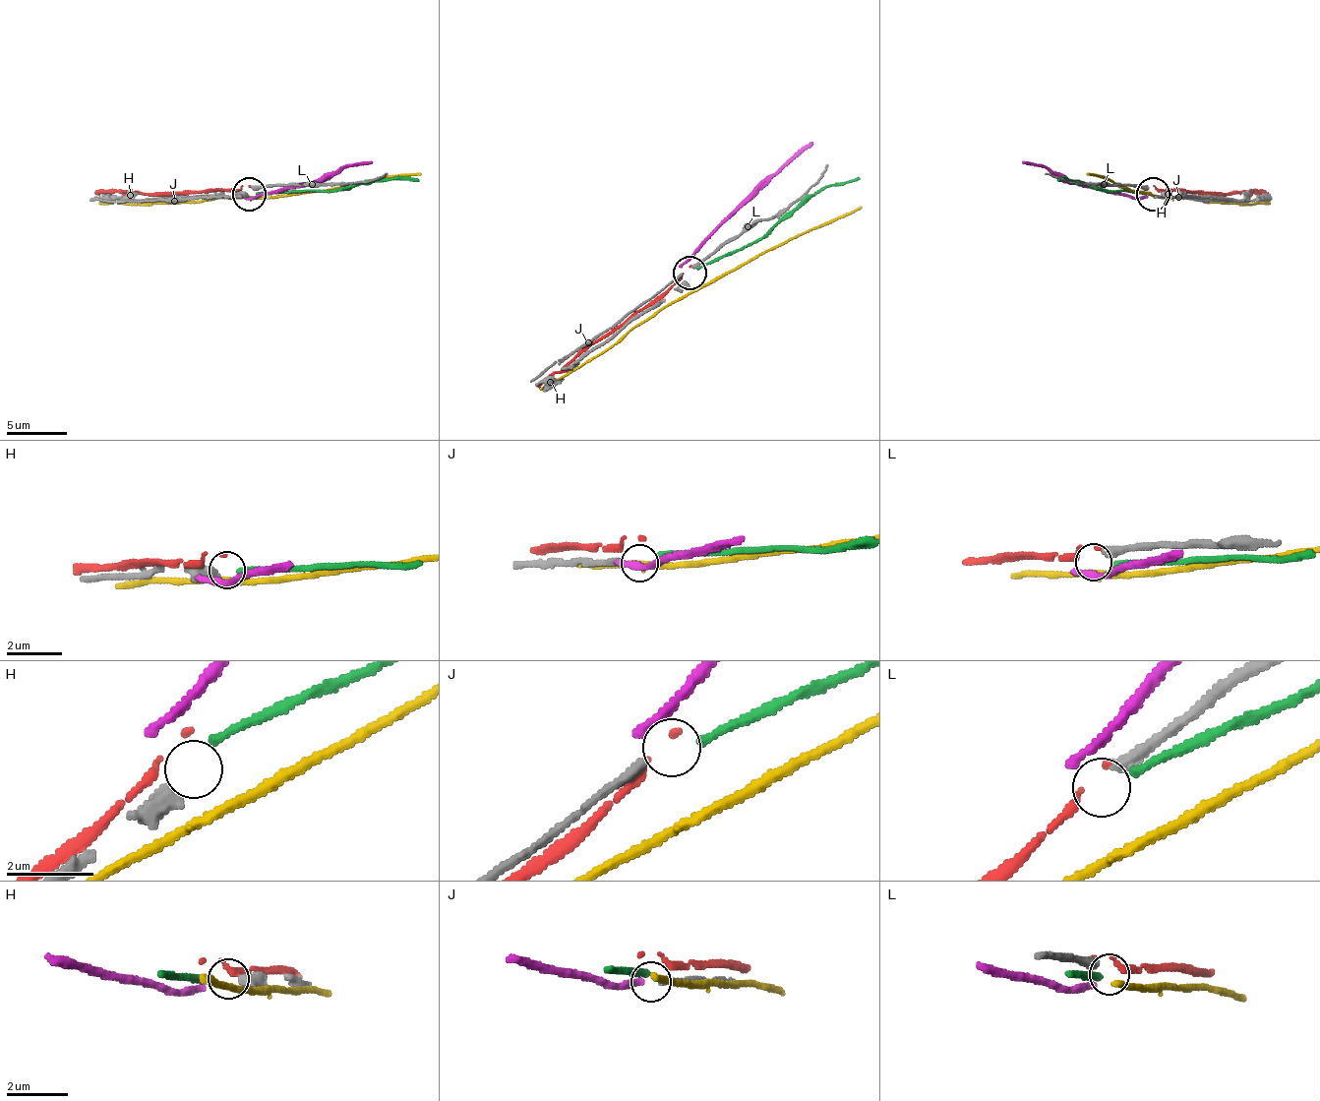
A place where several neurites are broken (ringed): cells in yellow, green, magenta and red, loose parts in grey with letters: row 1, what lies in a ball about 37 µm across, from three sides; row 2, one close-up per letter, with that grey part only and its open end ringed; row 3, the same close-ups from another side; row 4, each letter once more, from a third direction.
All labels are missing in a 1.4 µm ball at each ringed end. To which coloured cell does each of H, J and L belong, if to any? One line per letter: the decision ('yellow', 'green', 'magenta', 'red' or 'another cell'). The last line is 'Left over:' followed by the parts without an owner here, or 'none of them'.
H: another cell
J: green
L: red
Left over: H

